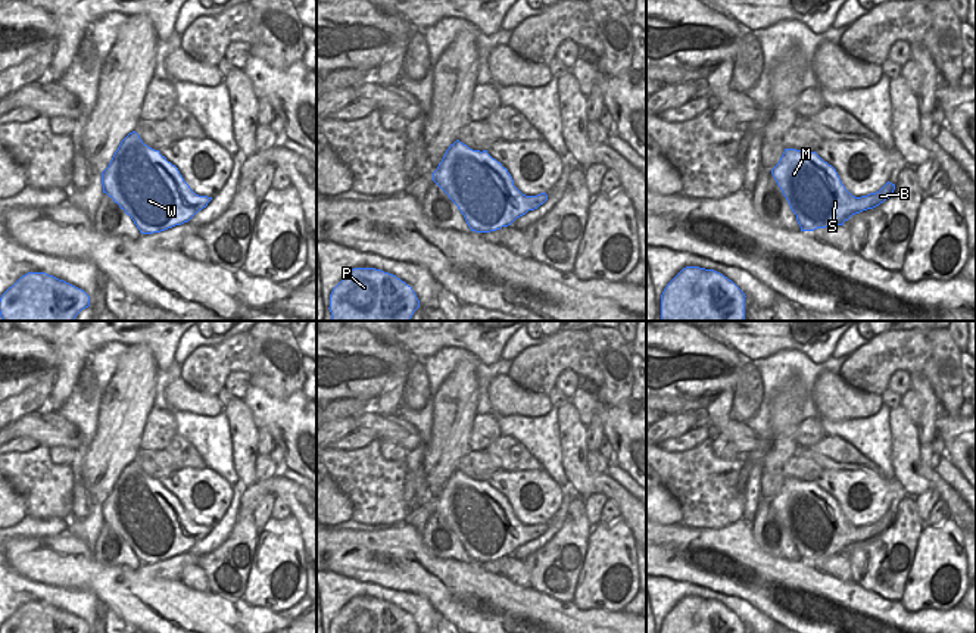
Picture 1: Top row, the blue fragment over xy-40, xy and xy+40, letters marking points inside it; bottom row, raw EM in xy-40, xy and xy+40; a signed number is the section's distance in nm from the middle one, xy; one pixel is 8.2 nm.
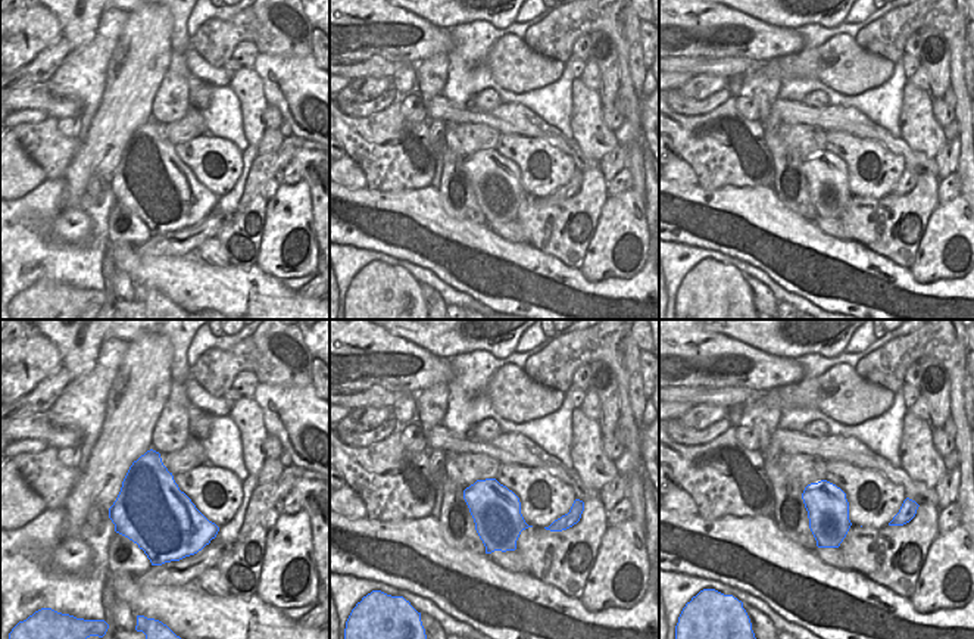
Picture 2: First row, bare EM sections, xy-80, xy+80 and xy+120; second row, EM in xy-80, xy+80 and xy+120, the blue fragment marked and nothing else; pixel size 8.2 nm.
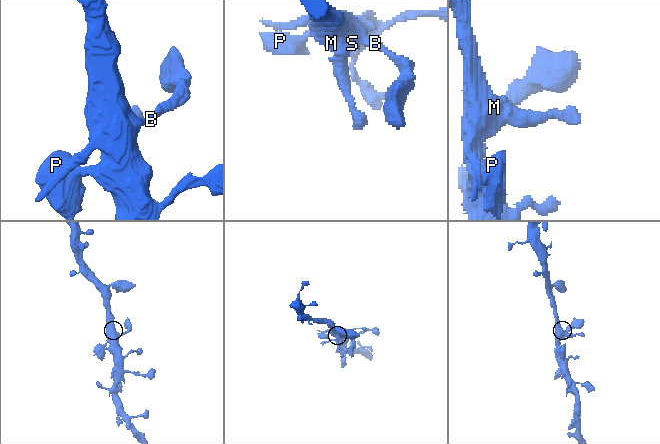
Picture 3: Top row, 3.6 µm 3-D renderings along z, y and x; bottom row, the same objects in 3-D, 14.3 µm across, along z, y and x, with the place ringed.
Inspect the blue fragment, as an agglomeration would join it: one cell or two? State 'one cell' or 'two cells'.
one cell

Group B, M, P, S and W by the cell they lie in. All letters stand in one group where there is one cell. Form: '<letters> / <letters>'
B M P S W

